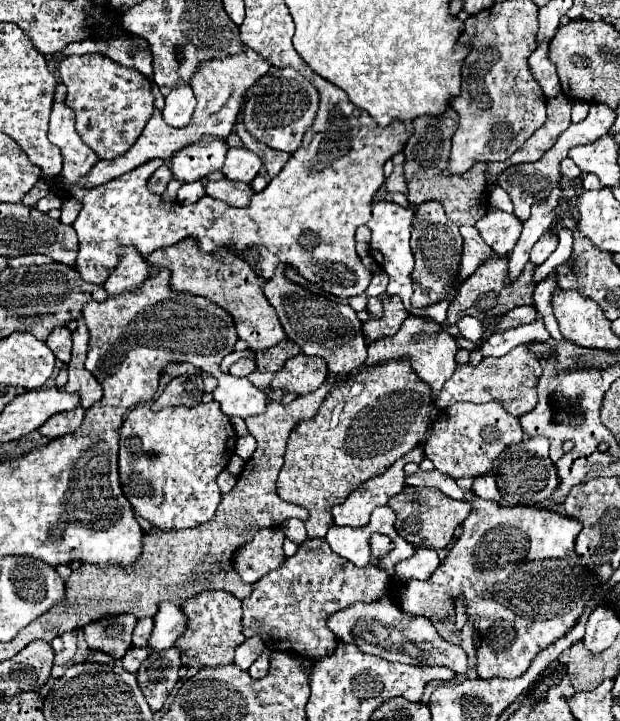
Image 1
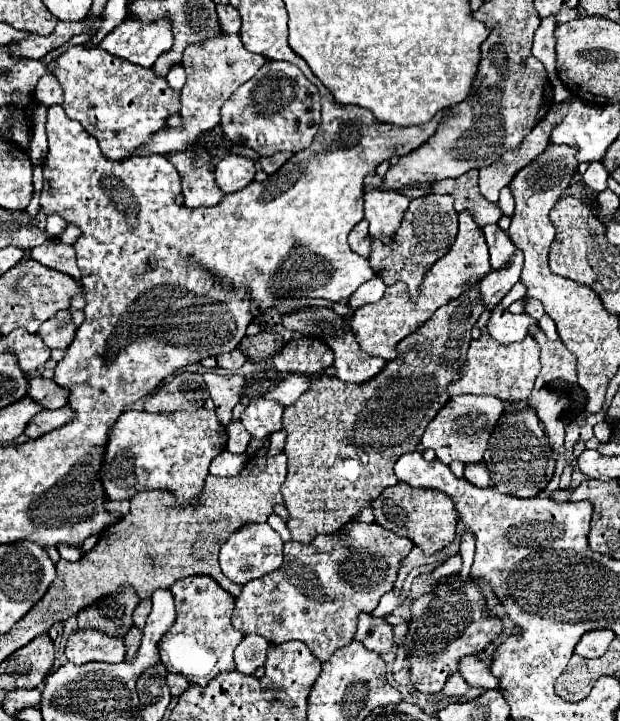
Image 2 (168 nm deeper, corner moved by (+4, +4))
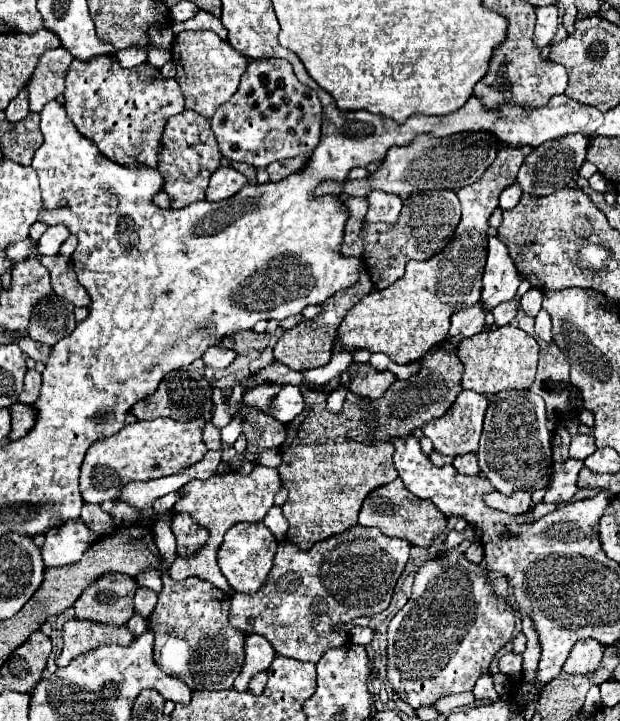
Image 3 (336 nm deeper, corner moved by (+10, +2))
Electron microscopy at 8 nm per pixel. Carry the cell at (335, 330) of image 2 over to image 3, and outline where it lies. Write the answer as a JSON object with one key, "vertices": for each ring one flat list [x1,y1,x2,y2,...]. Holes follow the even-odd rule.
{"vertices":[[350,364,352,376,352,394,360,398,382,398,384,392,390,388,390,384,396,380,392,372,376,372,370,364]]}

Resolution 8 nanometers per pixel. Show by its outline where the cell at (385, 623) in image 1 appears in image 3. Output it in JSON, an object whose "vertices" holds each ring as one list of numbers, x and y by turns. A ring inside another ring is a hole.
{"vertices":[[490,674,480,676,480,680,478,680,476,686,474,686,474,696,476,696,476,700,490,700,490,702,500,698,500,696,496,694,496,690,494,690,492,676,490,676]]}

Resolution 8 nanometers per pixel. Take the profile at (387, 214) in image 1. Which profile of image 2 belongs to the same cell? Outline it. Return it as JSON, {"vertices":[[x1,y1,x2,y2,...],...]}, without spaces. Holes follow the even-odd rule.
{"vertices":[[368,190,364,194,364,218,370,224,370,236,390,244,400,228,410,198,392,190]]}

